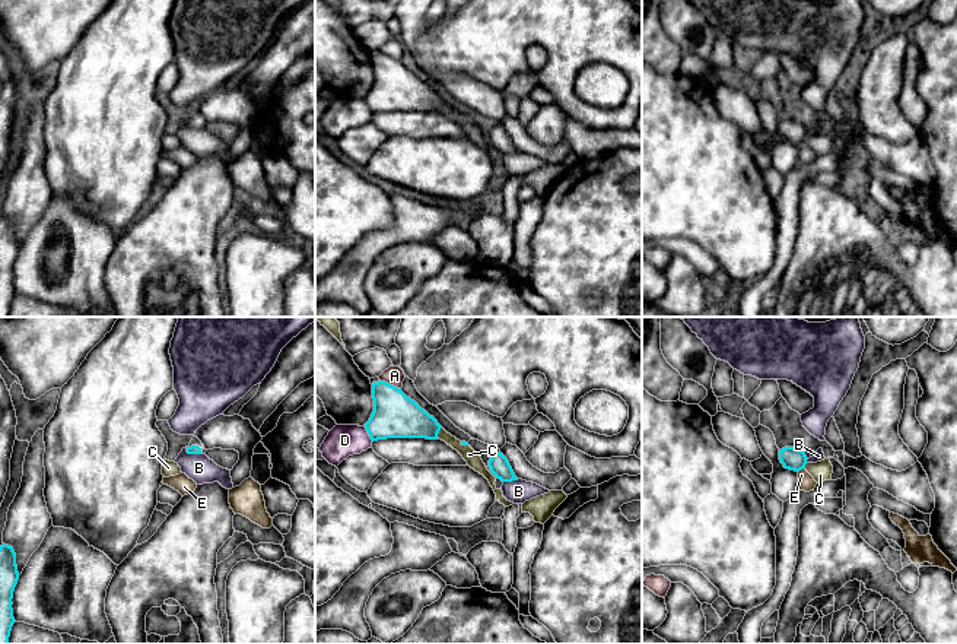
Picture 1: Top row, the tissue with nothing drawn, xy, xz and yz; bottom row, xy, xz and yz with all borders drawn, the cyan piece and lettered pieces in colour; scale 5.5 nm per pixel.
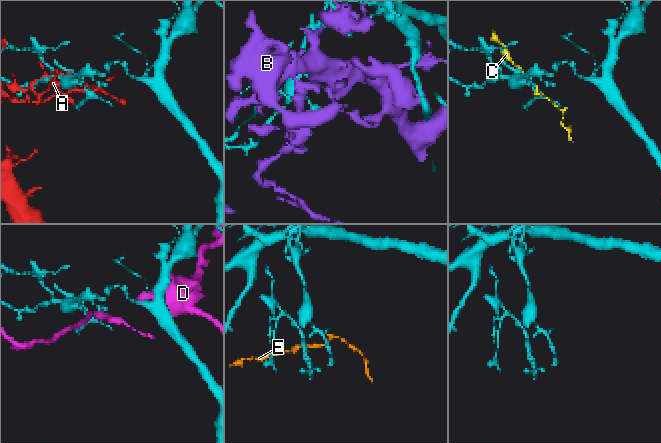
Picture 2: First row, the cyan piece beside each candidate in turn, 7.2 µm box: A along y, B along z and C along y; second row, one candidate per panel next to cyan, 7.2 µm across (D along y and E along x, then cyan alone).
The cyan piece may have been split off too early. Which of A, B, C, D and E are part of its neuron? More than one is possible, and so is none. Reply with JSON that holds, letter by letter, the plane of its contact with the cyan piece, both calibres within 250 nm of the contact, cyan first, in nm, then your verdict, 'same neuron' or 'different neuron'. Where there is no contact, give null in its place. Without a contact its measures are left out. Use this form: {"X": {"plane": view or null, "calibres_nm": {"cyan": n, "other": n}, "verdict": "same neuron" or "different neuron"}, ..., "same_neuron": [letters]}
{"A": {"plane": "xz", "calibres_nm": {"cyan": 240, "other": 110}, "verdict": "different neuron"}, "B": {"plane": "xz", "calibres_nm": {"cyan": 110, "other": 130}, "verdict": "different neuron"}, "C": {"plane": "xz", "calibres_nm": {"cyan": 240, "other": 80}, "verdict": "different neuron"}, "D": {"plane": "xz", "calibres_nm": {"cyan": 240, "other": 180}, "verdict": "different neuron"}, "E": {"plane": "yz", "calibres_nm": {"cyan": 120, "other": 100}, "verdict": "different neuron"}, "same_neuron": []}

